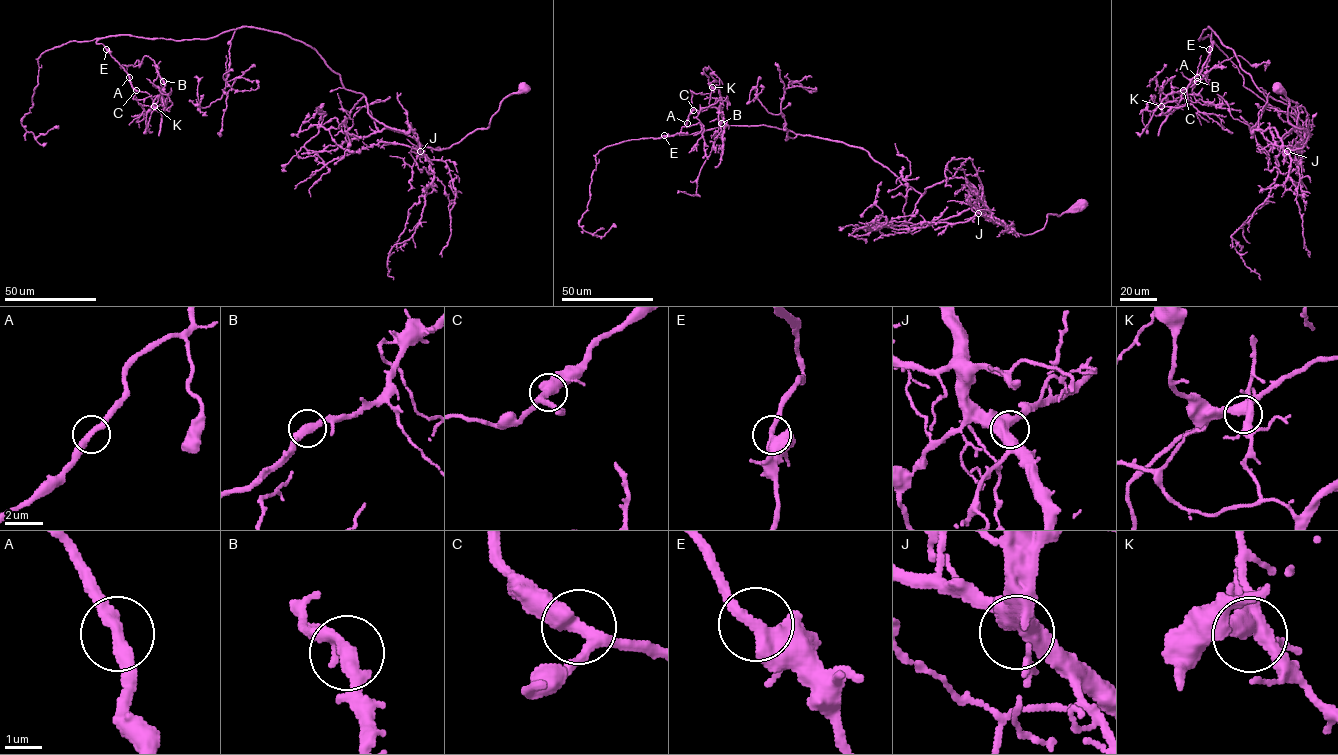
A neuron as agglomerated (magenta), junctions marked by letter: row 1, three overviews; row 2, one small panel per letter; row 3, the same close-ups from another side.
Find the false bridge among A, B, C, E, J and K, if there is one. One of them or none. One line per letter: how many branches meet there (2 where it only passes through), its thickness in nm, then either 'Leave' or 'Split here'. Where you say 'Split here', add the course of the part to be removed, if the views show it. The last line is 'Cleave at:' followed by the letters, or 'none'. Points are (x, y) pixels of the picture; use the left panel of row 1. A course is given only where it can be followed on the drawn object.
A: Branches: 2. Thickness 360 nm. Leave
B: Branches: 2. Thickness 380 nm. Leave
C: Branches: 3. Thickness 380 nm. Leave
E: Branches: 2. Thickness 400 nm. Leave
J: Branches: 3. Thickness 480 nm. Leave
K: Branches: 3. Thickness 400 nm. Split here. Course of the part to remove: (154, 106), (162, 116), (164, 82), (153, 60), (145, 55), (140, 64), (138, 60), (121, 69)
Cleave at: K

